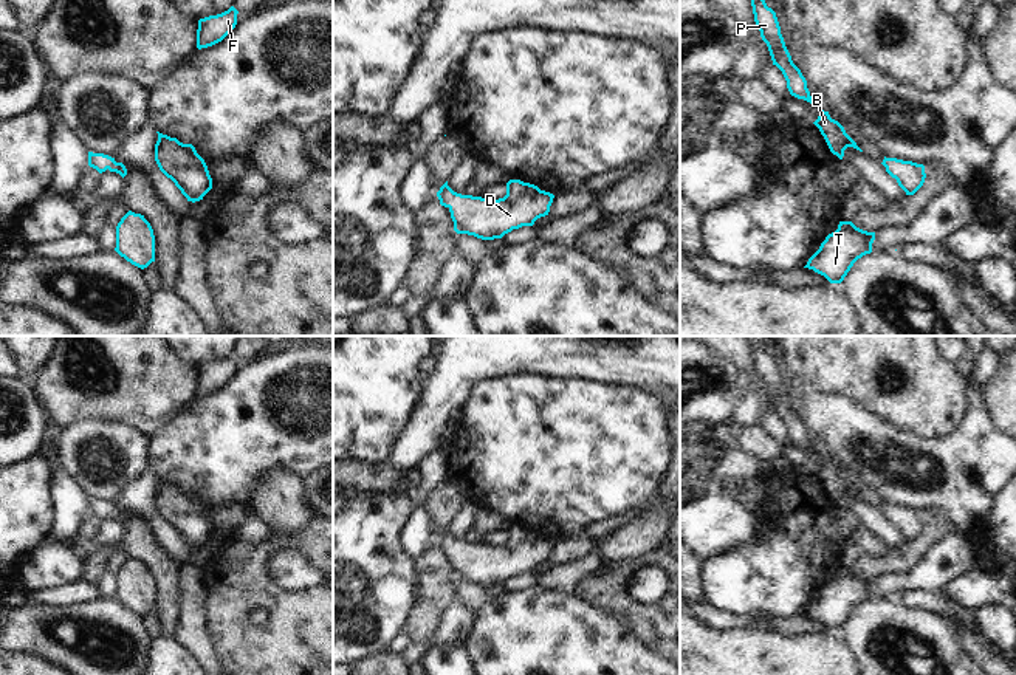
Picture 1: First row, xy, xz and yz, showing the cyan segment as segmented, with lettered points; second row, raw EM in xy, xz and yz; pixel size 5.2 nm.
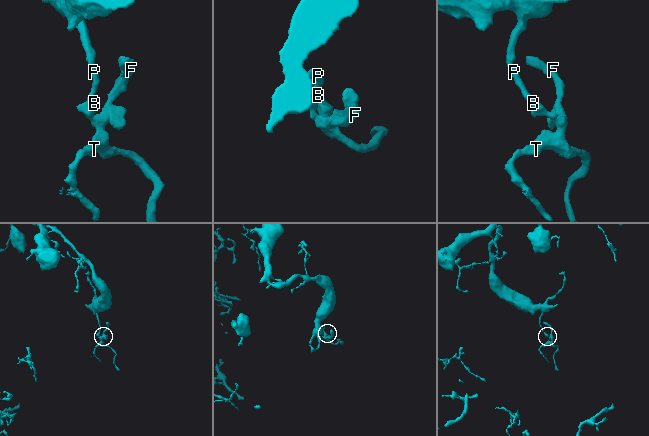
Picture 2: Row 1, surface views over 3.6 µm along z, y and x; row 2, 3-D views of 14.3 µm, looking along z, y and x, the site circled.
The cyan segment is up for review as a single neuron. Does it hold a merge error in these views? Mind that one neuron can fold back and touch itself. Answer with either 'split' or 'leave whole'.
leave whole

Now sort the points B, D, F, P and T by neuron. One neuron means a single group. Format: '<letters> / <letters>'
B D F P T

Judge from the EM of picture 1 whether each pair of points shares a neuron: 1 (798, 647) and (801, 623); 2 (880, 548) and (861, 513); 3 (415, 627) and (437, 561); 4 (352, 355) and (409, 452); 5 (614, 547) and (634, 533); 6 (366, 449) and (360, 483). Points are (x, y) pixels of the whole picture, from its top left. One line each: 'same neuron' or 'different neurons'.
1: different neurons
2: different neurons
3: same neuron
4: different neurons
5: same neuron
6: different neurons

